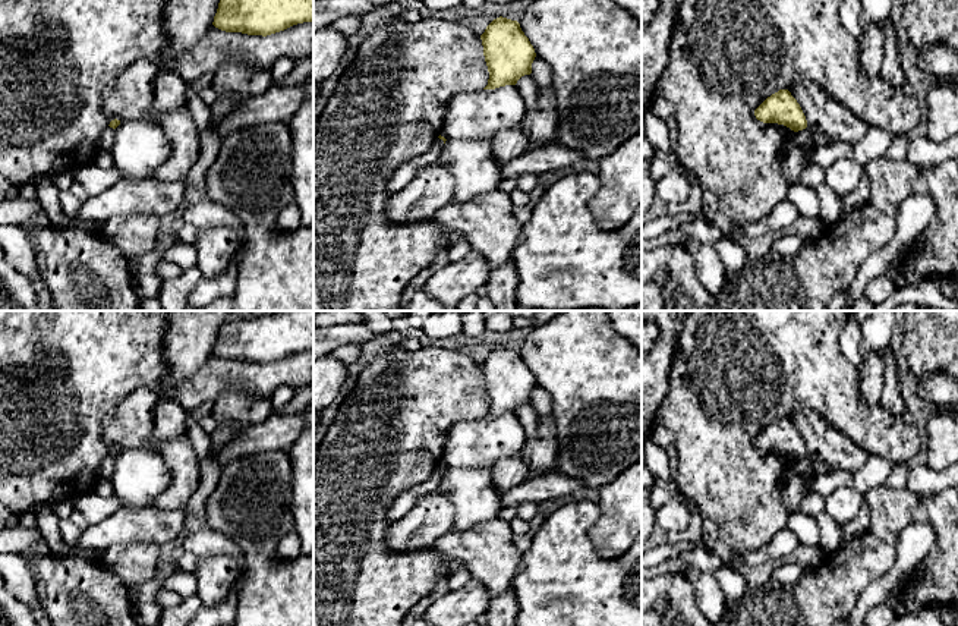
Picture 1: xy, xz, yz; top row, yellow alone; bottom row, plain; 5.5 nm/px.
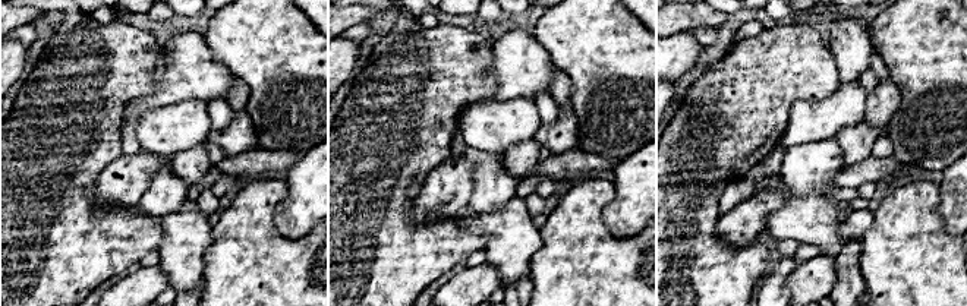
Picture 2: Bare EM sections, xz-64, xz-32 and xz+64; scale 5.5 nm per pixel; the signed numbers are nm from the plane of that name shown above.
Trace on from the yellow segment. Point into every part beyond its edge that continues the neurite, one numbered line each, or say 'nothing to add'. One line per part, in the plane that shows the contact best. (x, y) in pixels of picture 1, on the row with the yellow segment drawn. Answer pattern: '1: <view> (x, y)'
nothing to add

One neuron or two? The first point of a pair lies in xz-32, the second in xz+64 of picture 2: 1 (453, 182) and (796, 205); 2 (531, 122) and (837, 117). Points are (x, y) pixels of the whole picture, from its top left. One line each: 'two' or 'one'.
1: two
2: one

